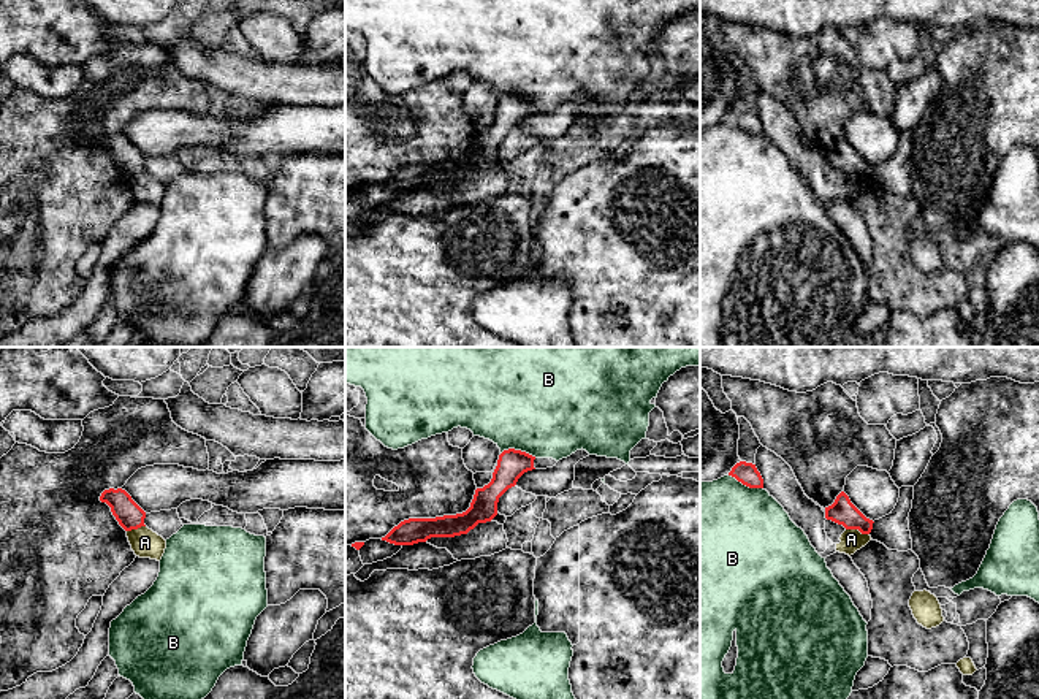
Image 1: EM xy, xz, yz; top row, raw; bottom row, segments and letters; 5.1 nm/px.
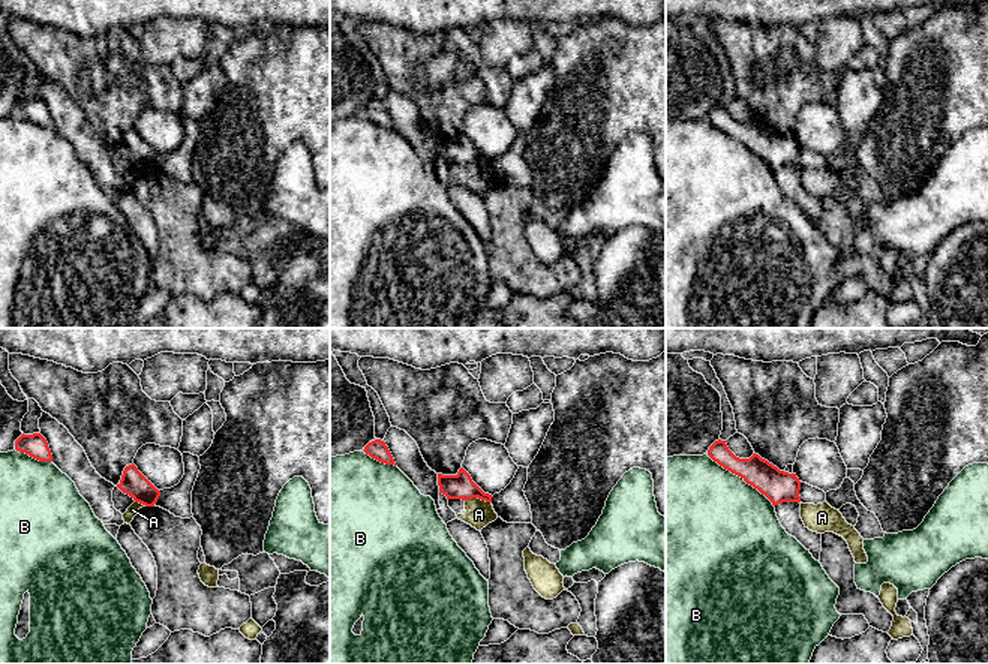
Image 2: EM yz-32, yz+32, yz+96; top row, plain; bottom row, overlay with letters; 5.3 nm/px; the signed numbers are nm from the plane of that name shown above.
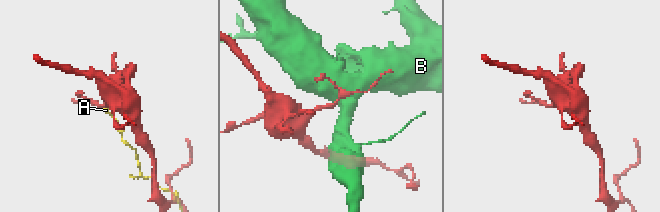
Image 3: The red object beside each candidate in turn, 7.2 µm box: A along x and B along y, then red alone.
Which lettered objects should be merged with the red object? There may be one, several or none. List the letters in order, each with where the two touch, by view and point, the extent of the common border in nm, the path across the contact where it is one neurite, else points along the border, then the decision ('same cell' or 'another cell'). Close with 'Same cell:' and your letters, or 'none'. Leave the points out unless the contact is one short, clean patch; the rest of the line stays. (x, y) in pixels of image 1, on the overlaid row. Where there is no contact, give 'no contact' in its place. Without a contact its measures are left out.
A: yz (857, 528) | 120 nm | another cell
B: xz (518, 450) | 190 nm | another cell
Same cell: none

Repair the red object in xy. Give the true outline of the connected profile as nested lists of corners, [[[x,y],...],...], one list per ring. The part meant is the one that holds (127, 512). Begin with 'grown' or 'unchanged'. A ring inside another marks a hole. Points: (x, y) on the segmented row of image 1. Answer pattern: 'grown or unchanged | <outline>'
unchanged | [[[105,490],[100,496],[100,501],[111,507],[112,515],[125,531],[146,526],[146,512],[131,499],[125,490]]]

